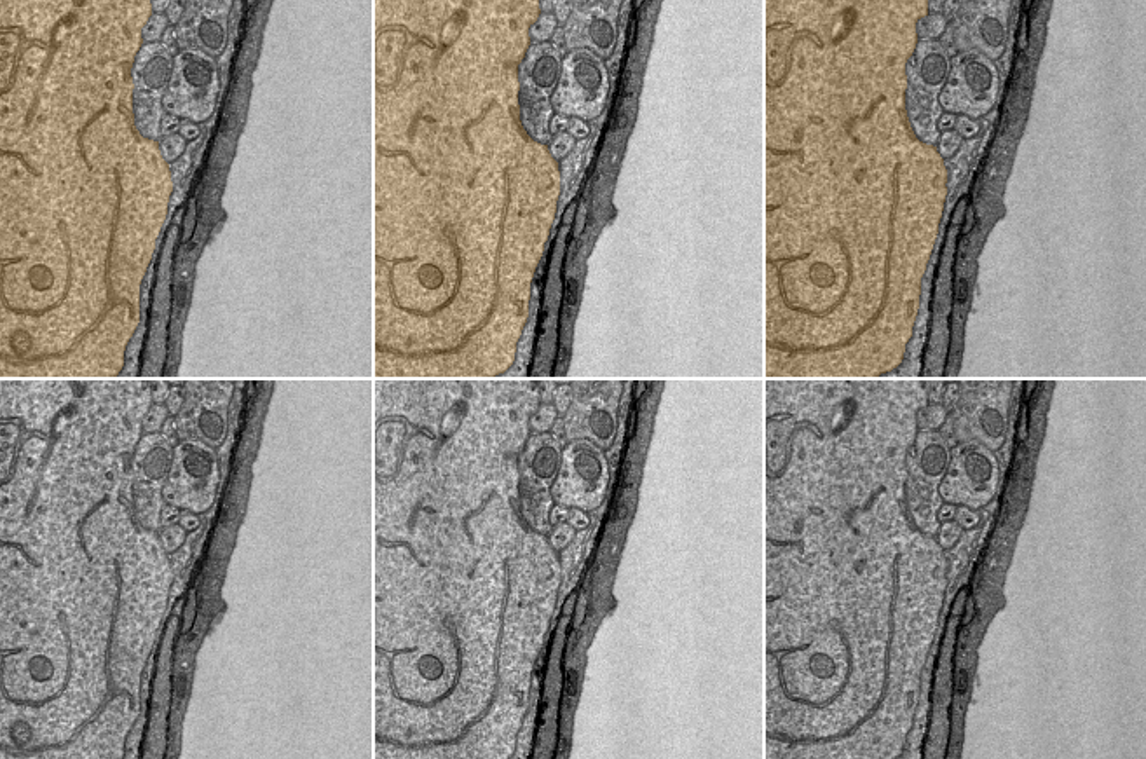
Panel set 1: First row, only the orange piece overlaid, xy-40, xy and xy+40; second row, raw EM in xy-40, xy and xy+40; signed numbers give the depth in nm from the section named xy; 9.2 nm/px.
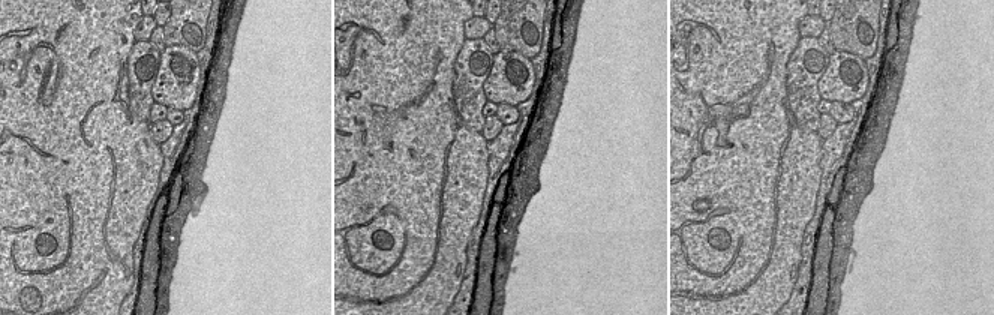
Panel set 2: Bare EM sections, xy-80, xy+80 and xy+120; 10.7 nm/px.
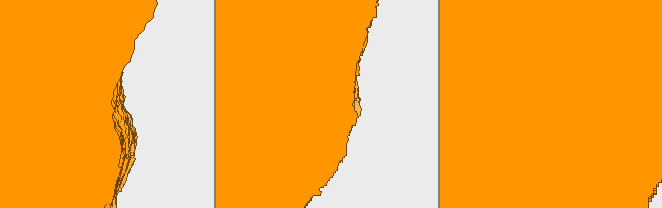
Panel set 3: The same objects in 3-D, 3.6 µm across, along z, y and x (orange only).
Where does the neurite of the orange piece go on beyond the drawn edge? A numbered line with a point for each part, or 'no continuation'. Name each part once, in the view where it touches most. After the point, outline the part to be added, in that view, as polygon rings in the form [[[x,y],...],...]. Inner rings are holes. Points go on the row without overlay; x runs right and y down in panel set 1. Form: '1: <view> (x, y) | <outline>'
no continuation

